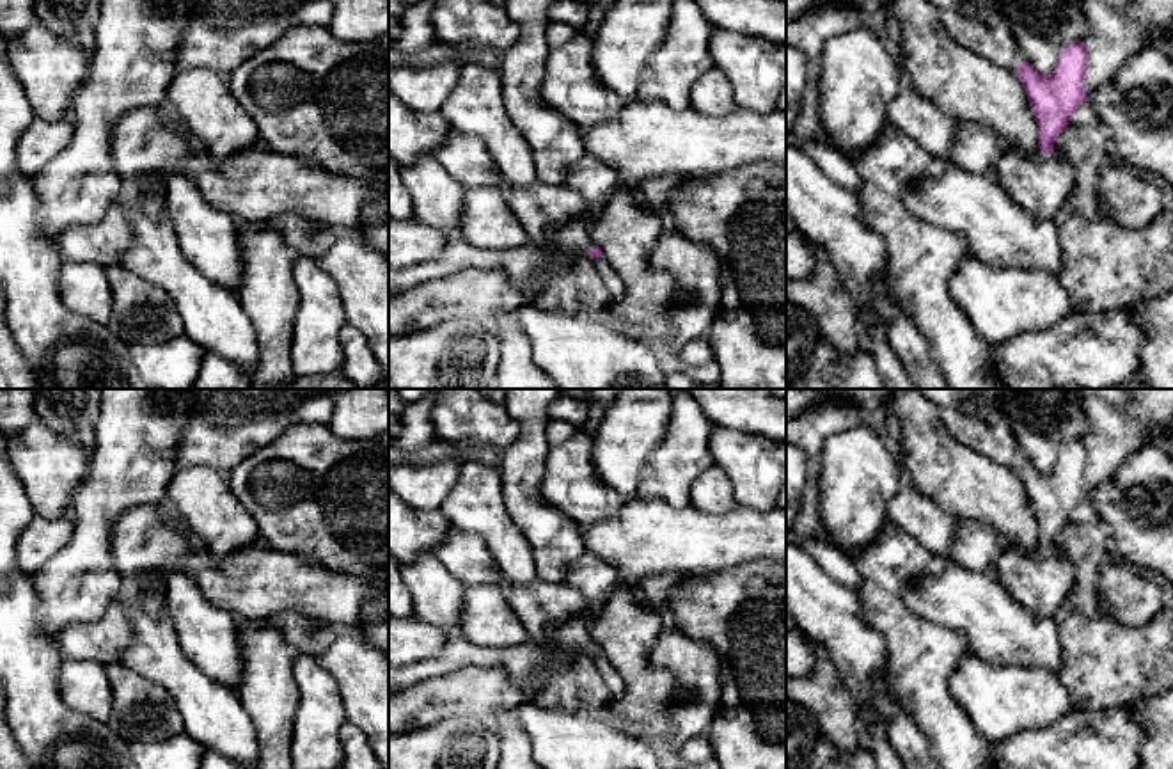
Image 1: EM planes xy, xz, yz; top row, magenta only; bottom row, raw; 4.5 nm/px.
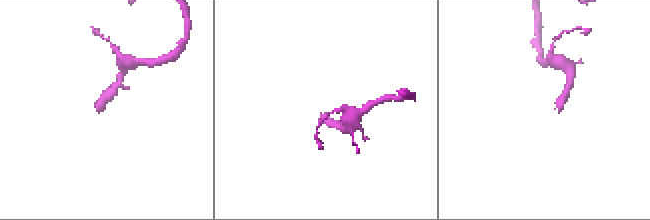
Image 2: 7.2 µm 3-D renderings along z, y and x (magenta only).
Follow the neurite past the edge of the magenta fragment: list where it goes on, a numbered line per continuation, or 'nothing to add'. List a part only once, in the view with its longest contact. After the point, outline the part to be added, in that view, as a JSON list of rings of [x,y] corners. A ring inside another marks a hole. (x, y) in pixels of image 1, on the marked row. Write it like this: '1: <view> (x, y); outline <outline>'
1: xz (551, 215); outline [[[451,130],[433,156],[463,188],[499,188],[524,226],[531,245],[564,247],[587,254],[589,204],[566,185],[532,183],[516,186],[504,179],[479,137]]]

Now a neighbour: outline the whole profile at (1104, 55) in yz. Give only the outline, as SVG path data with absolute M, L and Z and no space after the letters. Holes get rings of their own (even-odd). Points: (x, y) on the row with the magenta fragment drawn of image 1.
M1091 32L1086 36L1084 44L1088 50L1084 76L1084 92L1088 99L1100 85L1114 76L1118 67L1127 60L1130 46Z

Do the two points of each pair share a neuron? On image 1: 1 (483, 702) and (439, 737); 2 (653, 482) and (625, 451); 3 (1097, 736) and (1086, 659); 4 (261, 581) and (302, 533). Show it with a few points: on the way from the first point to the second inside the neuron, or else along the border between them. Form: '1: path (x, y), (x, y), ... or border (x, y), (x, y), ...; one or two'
1: border (485, 718), (446, 716), (425, 727); two
2: border (664, 436), (652, 453), (634, 496); two
3: border (1124, 705), (1099, 711), (1074, 709); two
4: border (267, 544), (325, 567); two

